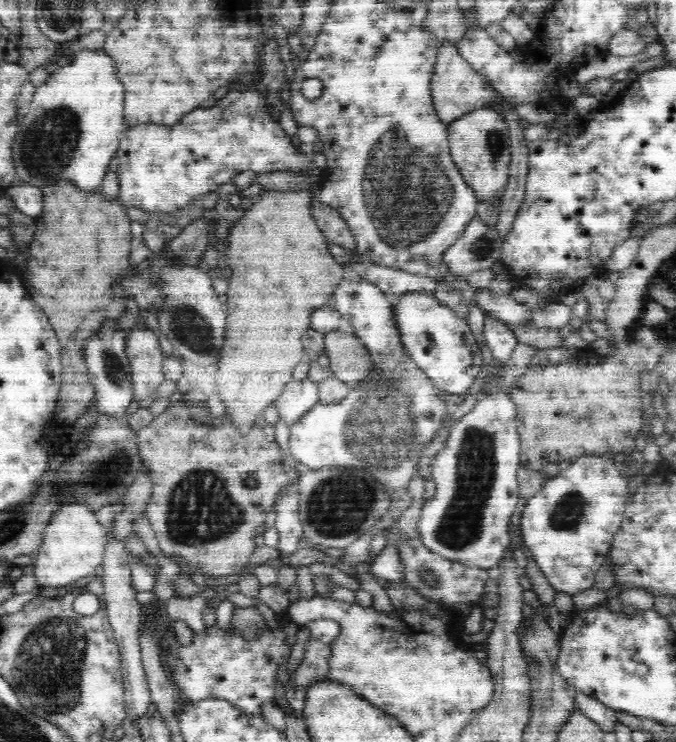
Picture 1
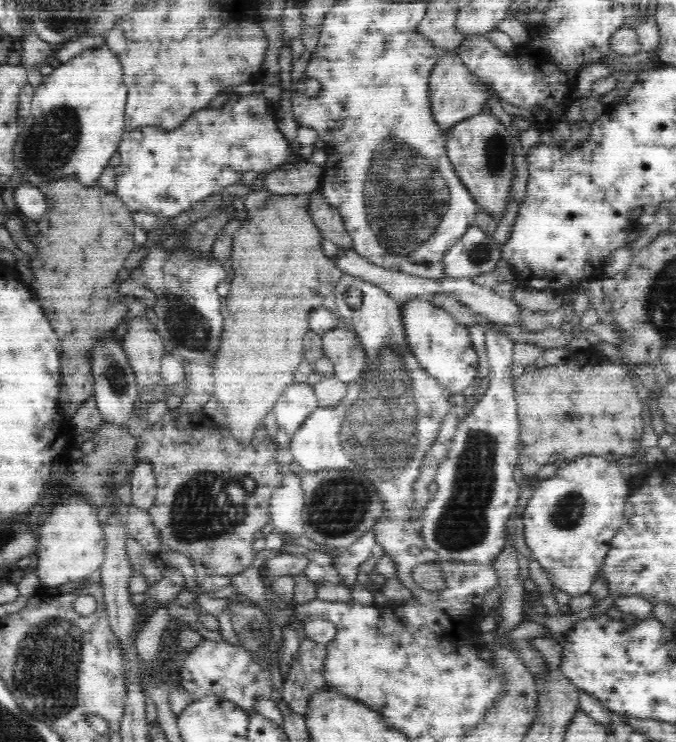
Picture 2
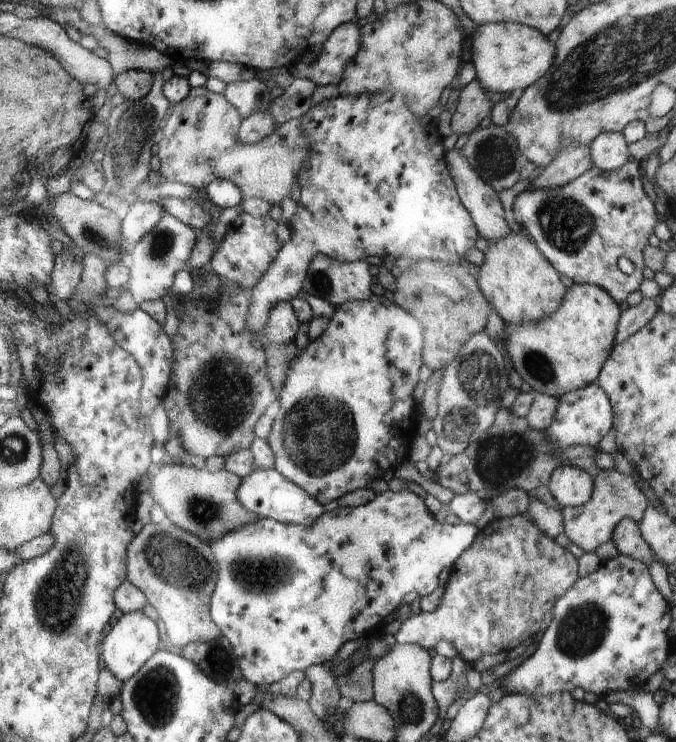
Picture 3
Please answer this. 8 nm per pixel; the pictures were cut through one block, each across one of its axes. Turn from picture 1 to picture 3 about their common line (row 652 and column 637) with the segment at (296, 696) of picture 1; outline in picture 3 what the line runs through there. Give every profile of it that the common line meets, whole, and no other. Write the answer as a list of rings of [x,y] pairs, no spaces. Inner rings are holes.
[[[643,298],[640,304],[626,308],[621,312],[618,326],[616,326],[615,344],[620,344],[642,329],[656,314],[658,306],[653,299]]]

